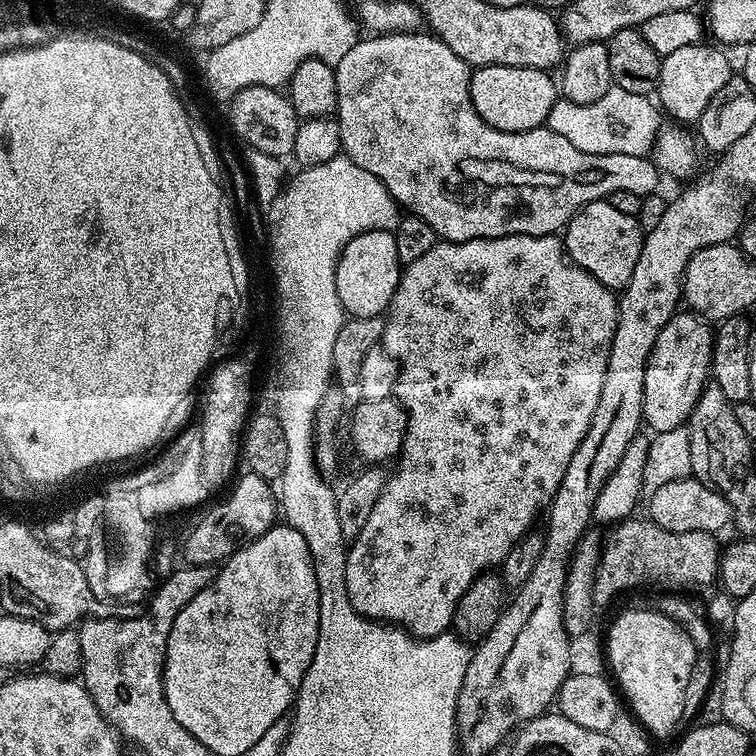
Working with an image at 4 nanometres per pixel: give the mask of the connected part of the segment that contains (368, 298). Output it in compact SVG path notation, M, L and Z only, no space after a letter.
M370 230L366 234L358 234L358 238L354 238L354 242L350 242L338 258L338 298L345 313L349 317L358 318L384 316L394 298L401 271L395 232Z

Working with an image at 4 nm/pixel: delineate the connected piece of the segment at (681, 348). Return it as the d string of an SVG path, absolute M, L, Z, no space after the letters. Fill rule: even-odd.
M691 310L677 311L670 322L662 326L662 334L658 334L654 350L650 350L645 381L642 382L643 423L647 427L649 424L653 433L687 425L688 415L694 410L702 390L710 380L713 335L709 321Z

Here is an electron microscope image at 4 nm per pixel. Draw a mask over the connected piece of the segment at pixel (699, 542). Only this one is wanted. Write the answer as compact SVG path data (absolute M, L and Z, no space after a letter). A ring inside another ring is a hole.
M651 518L621 520L611 529L603 541L598 562L598 574L594 578L594 602L597 609L611 602L615 596L628 592L631 588L652 588L648 590L688 590L684 588L708 588L717 583L720 574L720 554L722 544L710 532L671 532L658 526Z

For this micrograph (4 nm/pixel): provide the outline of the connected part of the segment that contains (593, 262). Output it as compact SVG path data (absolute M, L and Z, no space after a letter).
M595 200L575 212L568 227L563 229L562 239L568 259L586 270L586 274L598 278L602 286L613 290L622 290L626 282L630 282L630 274L634 274L634 266L638 263L640 247L644 245L637 217L614 210L607 200Z

